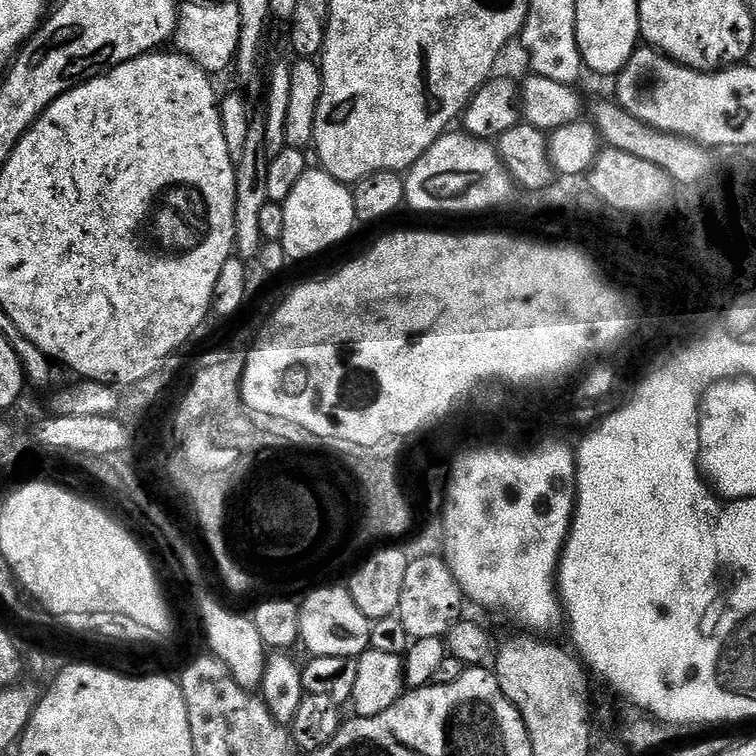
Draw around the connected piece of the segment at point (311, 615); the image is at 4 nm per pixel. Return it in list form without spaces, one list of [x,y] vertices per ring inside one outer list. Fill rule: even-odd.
[[[323,586],[318,594],[312,596],[300,608],[300,640],[309,648],[313,657],[343,656],[359,658],[370,648],[370,630],[372,624],[354,606],[354,598],[348,593],[347,587],[330,588]]]

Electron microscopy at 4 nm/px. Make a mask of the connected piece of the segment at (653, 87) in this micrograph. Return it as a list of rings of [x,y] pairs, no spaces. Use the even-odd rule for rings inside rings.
[[[640,46],[615,77],[614,100],[647,128],[660,124],[656,131],[663,132],[664,124],[680,124],[680,128],[672,128],[670,135],[682,136],[700,145],[703,140],[712,140],[712,132],[720,132],[724,124],[740,120],[740,116],[732,116],[736,104],[728,100],[732,88],[720,84],[720,80],[724,80],[720,70],[688,68],[651,46]]]

